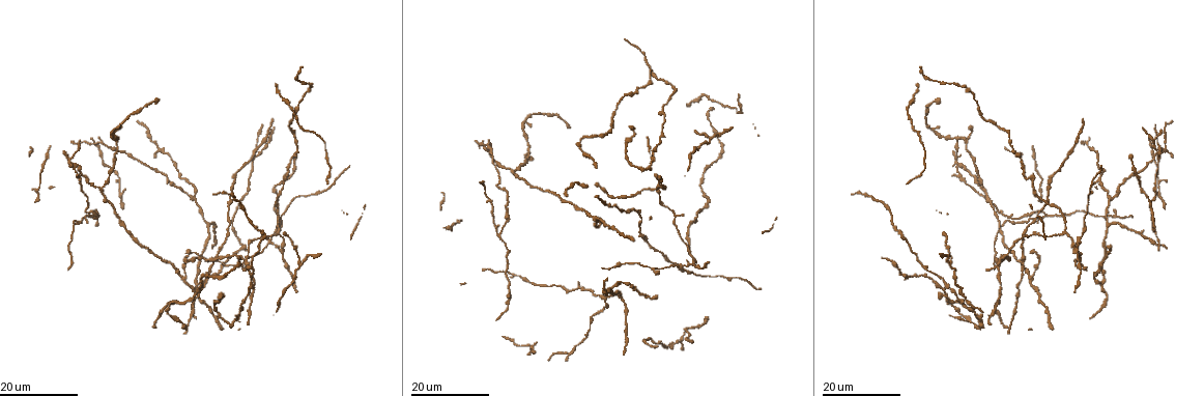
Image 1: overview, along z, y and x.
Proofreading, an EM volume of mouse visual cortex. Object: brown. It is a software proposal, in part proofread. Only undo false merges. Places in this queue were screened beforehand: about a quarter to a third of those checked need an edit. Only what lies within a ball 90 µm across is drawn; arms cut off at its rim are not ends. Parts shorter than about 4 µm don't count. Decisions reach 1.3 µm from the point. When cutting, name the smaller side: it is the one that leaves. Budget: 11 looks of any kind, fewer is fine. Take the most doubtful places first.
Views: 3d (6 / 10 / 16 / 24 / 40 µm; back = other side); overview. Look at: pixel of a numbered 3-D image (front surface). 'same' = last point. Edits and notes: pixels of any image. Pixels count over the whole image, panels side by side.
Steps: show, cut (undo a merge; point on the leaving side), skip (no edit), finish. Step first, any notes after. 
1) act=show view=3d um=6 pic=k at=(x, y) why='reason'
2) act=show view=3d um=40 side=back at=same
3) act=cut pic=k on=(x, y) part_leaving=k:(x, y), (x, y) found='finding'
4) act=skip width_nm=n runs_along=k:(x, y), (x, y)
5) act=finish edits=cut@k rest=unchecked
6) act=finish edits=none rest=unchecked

act=show view=3d um=16 pic=1 at=(680, 267) why='looks like a crossing'

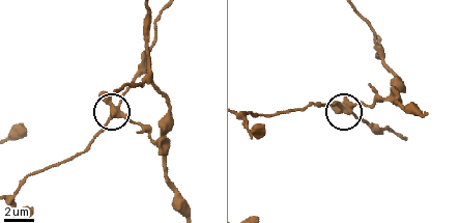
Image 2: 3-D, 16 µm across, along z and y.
act=show view=3d um=10 pic=2 at=(115, 110) why='closer look'

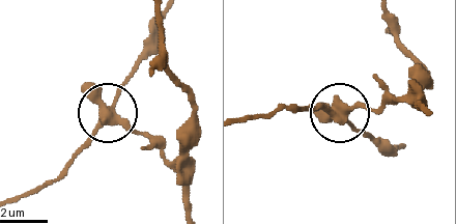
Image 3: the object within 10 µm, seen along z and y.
act=cut pic=3 on=(123, 85) arms=5 found='a second neuron is stuck on'

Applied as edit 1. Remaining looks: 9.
act=show view=3d um=16 pic=1 at=(666, 346) why='side arm on a straight run'

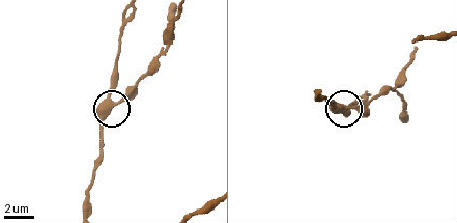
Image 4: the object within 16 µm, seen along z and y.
act=show view=3d um=6 pic=4 at=(343, 109)

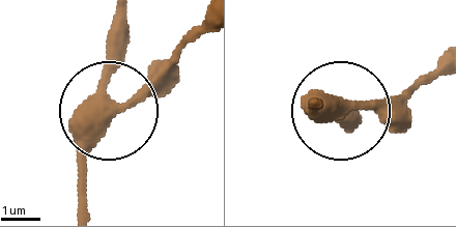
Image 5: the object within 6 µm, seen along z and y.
act=skip arms=3 found='all the same neuron'

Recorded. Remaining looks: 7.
act=show view=3d um=16 pic=1 at=(1096, 278) why='three arms meet'

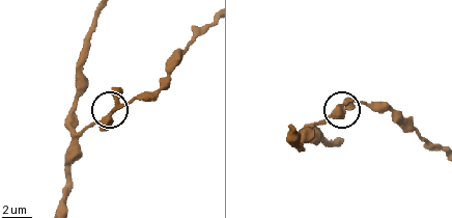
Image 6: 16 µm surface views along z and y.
act=show view=3d um=6 pic=6 at=(345, 101)

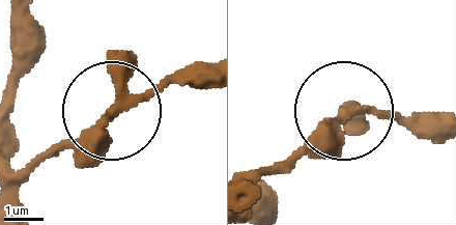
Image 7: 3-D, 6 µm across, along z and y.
act=skip found='continuous, no second neuron'

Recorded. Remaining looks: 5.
act=show view=3d um=24 pic=1 at=(604, 298) why='three arms meet'

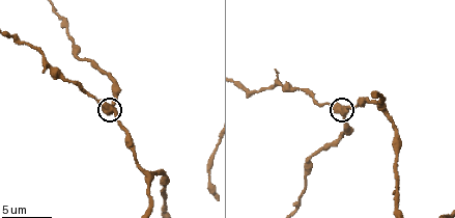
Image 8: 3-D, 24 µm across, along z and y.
act=show view=3d um=6 pic=8 at=(342, 114) why='zoom in'

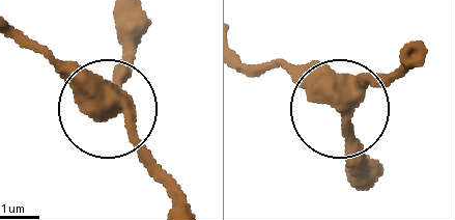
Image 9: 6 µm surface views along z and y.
act=skip arms=3 runs_along=9:(426, 53), (376, 77), (343, 113), (360, 179) found='one neuron here'

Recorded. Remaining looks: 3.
act=show view=3d um=16 pic=1 at=(247, 262) why='branch point'

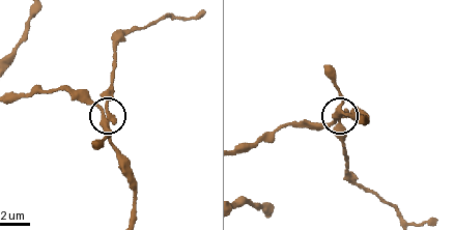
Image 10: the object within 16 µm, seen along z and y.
act=show view=3d um=10 pic=10 at=(107, 107)

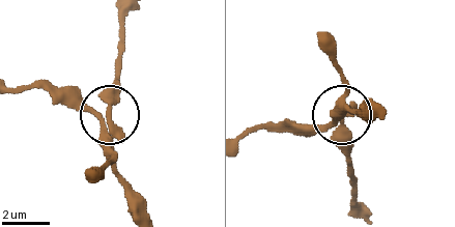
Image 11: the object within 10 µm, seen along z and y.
act=skip runs_along=11:(65, 85), (109, 116), (111, 172) found='continuous, no second neuron'

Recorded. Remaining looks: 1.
act=finish edits=cut@3 rest=unchecked

